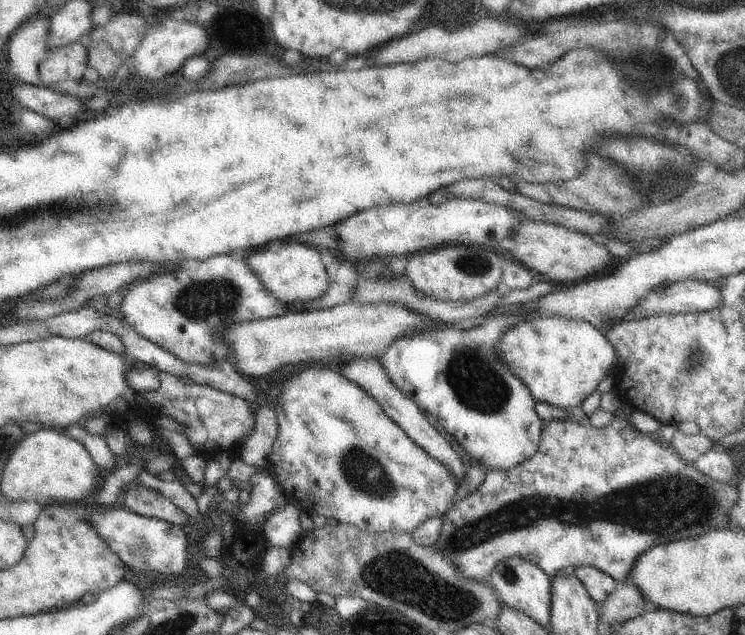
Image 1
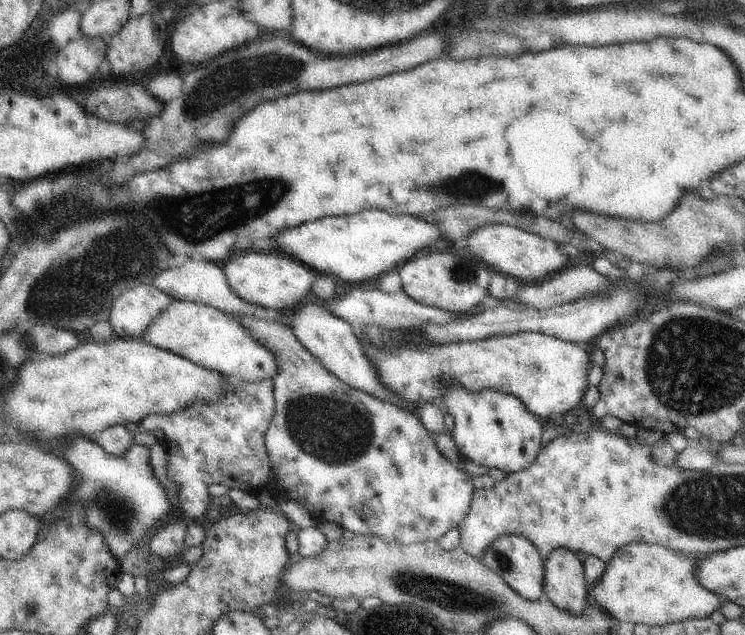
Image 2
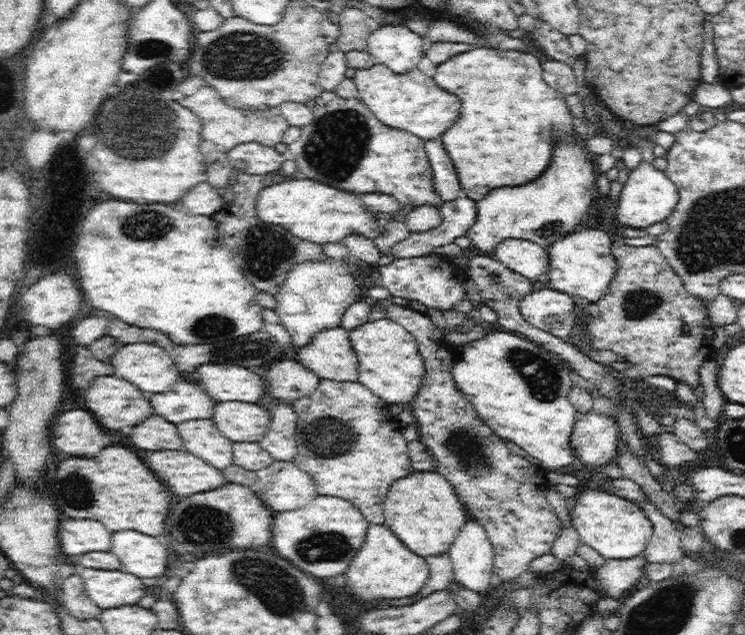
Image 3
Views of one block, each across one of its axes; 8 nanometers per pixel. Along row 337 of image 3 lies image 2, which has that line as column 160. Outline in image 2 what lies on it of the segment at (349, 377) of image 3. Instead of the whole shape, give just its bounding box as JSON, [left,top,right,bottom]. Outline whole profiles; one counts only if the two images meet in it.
[141,301,278,383]

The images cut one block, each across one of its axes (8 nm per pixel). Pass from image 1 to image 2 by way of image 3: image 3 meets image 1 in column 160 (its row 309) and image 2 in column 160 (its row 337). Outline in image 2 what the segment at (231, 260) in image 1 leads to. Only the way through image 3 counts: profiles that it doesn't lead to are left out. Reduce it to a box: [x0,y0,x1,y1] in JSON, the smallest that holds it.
[109,284,172,339]

